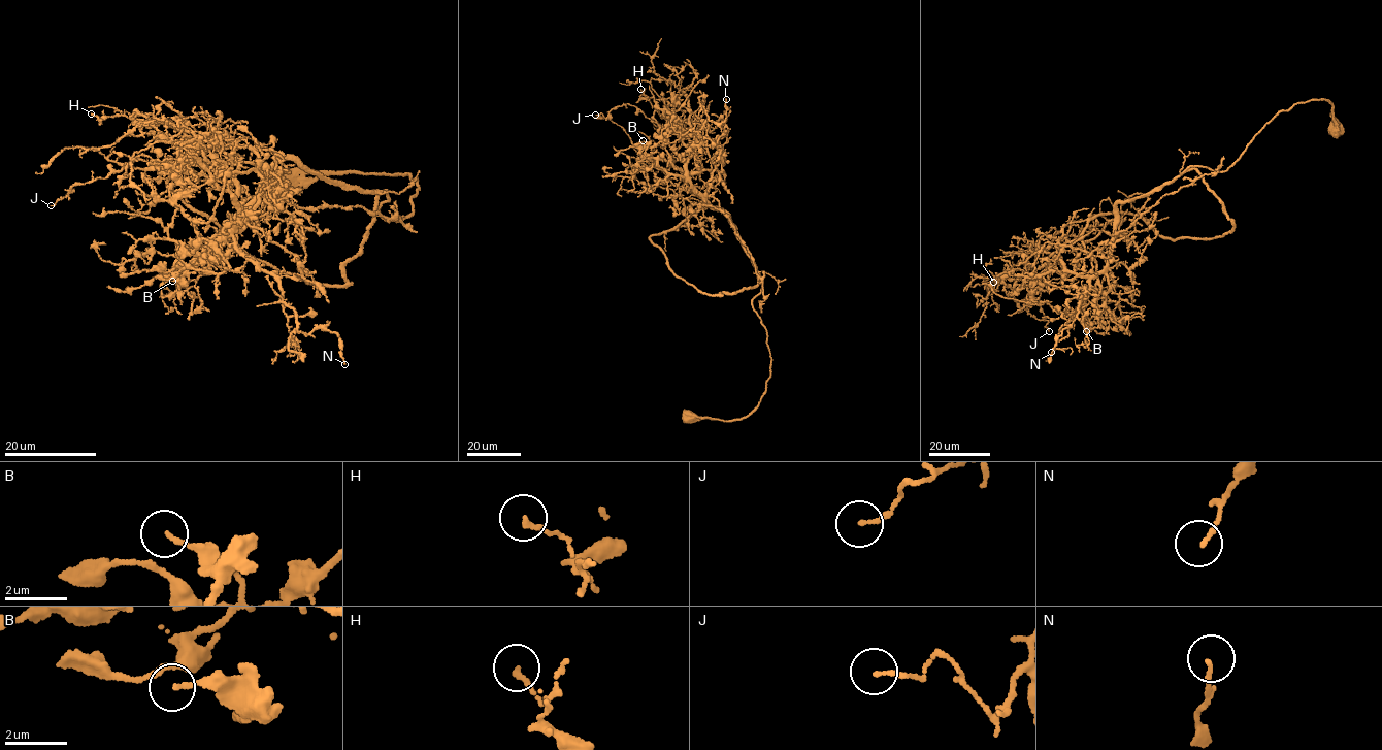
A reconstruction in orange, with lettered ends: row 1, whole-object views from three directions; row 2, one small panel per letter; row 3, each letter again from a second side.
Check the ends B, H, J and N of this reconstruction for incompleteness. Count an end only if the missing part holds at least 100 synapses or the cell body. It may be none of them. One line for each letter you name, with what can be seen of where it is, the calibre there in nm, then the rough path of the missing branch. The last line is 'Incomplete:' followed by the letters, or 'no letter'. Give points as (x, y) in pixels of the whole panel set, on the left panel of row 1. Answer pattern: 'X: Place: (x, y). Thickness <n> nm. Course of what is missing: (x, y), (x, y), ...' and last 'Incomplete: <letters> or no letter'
Incomplete: no letter

